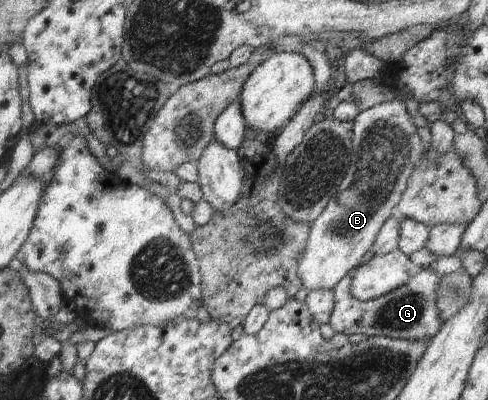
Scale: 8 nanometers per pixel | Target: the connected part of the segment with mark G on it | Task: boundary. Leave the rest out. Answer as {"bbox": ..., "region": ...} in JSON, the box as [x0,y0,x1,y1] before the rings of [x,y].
{"bbox":[329,266,442,341],"region":[[[423,266],[417,275],[413,275],[405,285],[389,291],[376,299],[359,301],[351,297],[348,290],[350,274],[339,281],[332,290],[334,309],[329,317],[329,325],[335,333],[351,336],[358,334],[366,338],[389,337],[405,341],[431,341],[442,327],[441,315],[437,309],[437,285],[442,276],[435,273],[431,266]]]}

